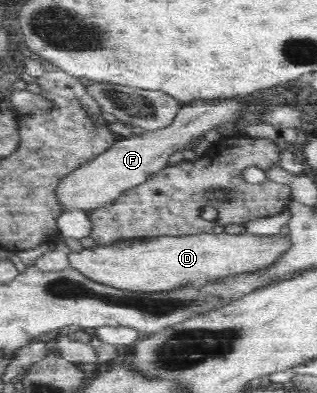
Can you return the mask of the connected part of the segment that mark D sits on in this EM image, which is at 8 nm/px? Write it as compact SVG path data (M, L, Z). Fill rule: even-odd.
M249 232L160 235L69 252L69 260L70 265L79 268L85 276L116 288L142 292L181 292L190 288L193 292L205 292L208 288L219 288L233 279L248 278L249 275L267 275L291 250L293 243L295 241L292 240L291 234L283 232L271 236L257 236Z

